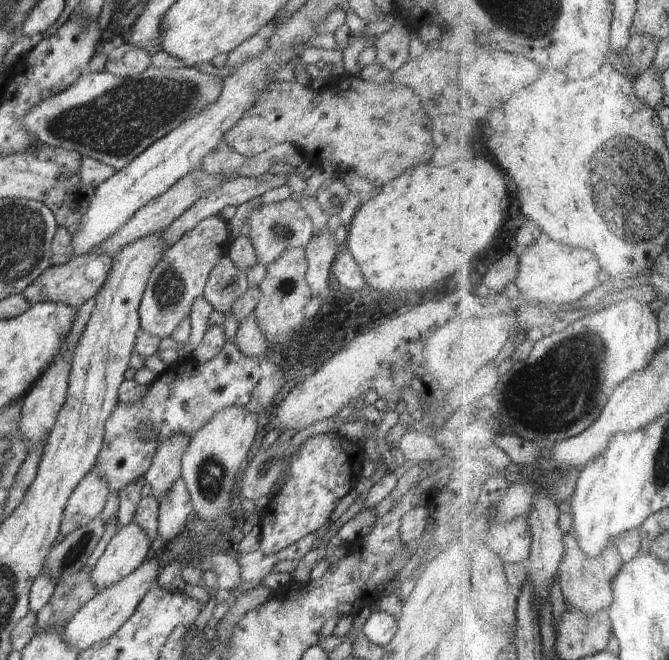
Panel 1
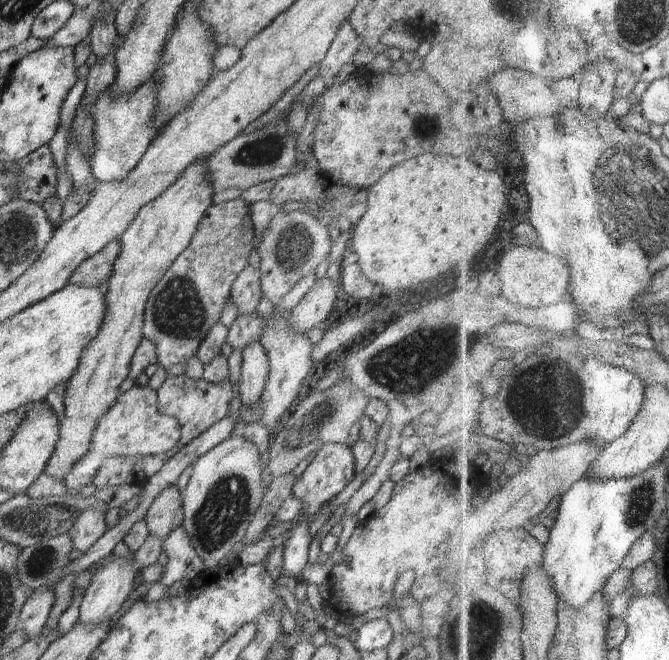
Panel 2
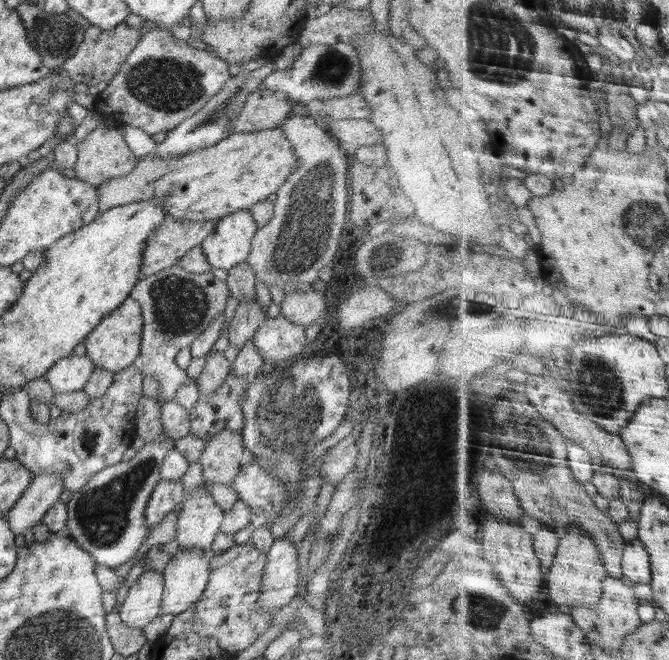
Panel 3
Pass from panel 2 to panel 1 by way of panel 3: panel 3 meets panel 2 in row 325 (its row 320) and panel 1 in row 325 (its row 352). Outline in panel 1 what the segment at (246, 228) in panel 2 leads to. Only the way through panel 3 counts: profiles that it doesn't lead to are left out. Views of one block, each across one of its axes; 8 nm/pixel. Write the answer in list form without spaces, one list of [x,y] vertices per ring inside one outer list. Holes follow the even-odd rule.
[[[218,216],[201,220],[192,230],[185,232],[176,244],[163,252],[159,263],[152,269],[146,281],[139,304],[140,330],[157,336],[160,340],[168,338],[174,328],[189,316],[192,301],[203,296],[205,284],[217,260],[228,251],[227,222]]]

